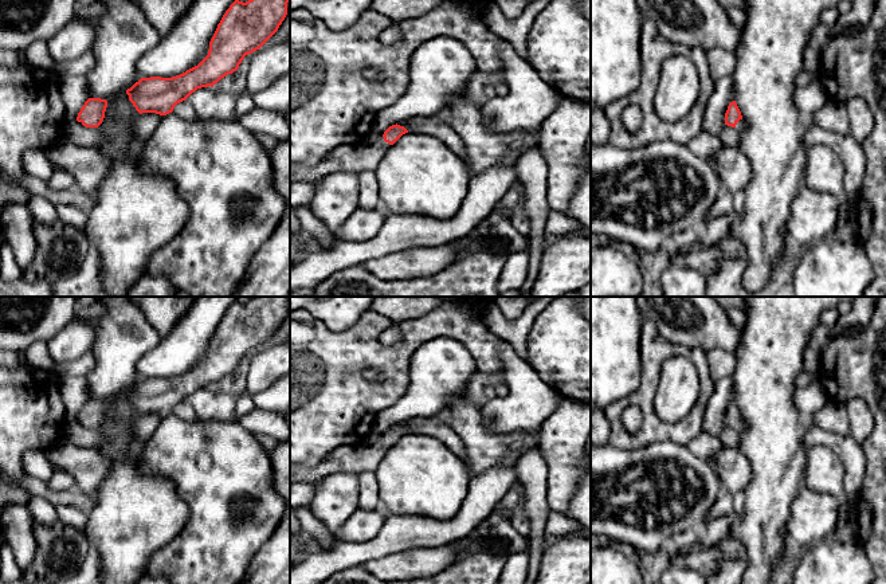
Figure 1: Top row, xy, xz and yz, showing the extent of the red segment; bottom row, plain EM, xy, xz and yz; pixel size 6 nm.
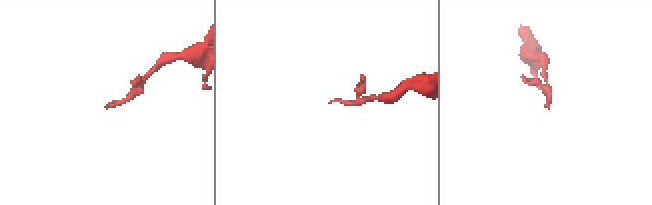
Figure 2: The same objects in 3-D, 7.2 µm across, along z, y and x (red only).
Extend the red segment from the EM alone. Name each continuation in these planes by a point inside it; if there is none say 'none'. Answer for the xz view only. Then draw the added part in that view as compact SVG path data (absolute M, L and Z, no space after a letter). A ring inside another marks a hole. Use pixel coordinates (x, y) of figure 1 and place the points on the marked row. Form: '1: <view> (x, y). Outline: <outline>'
1: xz (351, 159). Outline: M381 136L369 145L337 146L313 166L290 162L290 183L321 183L326 176L338 172L360 175L364 171L375 171L389 146Z

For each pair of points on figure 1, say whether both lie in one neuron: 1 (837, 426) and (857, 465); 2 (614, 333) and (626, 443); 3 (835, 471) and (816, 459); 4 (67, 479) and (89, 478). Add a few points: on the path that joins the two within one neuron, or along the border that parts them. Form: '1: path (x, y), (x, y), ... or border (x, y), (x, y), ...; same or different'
1: border (812, 422), (824, 430), (849, 436); different
2: border (642, 376), (634, 391), (612, 402), (604, 411); different
3: path (831, 471), (820, 463); same
4: border (54, 467), (66, 470), (73, 477), (74, 483); different

